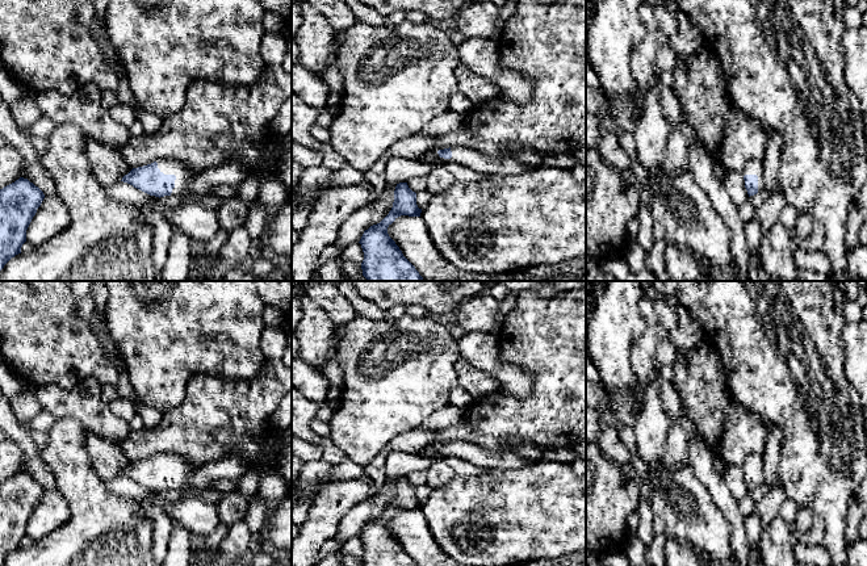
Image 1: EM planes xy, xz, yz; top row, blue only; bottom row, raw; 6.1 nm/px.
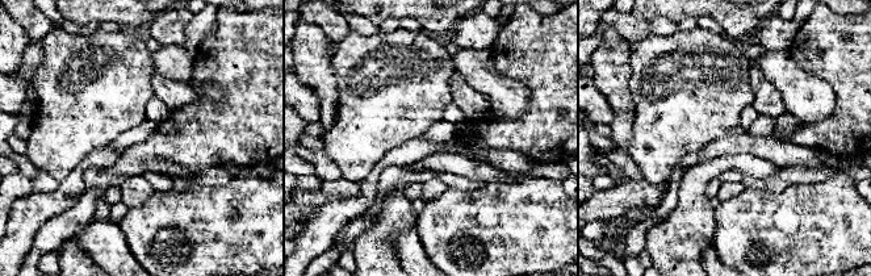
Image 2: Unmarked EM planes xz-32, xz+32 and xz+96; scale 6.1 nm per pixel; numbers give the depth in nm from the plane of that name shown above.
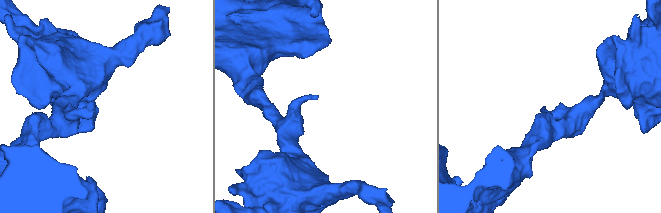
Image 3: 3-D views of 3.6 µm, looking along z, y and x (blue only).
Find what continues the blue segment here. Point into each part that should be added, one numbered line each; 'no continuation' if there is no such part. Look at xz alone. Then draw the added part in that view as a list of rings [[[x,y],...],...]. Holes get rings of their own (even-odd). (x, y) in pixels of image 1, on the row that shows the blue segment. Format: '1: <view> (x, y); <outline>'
1: xz (486, 164); [[[464,146],[451,147],[452,158],[441,158],[441,164],[456,163],[466,165],[483,175],[525,175],[532,167],[515,158],[499,159]]]

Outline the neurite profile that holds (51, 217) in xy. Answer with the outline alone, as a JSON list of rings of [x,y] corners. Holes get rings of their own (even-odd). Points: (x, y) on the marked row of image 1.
[[[45,196],[28,230],[26,242],[38,247],[70,225],[68,211],[58,196]]]

